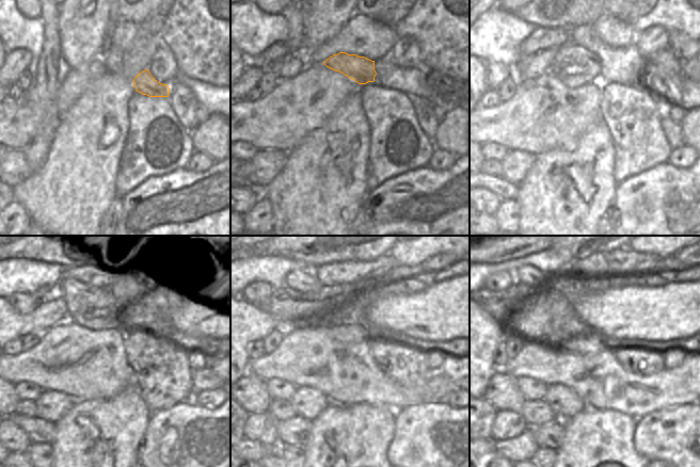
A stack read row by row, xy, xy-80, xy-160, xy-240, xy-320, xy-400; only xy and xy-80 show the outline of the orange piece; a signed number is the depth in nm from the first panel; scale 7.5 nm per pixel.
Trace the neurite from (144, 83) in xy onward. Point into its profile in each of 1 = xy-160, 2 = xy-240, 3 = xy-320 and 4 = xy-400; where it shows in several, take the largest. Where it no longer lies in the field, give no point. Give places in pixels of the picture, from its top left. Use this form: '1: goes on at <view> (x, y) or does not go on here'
1: goes on at xy-160 (575, 66)
2: goes on at xy-240 (93, 307)
3: goes on at xy-320 (337, 307)
4: goes on at xy-400 (527, 275)

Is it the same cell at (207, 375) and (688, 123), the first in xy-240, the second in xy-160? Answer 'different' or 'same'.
different

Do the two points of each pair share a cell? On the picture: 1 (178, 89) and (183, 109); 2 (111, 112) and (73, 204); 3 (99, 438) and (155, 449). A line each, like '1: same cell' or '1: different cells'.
1: same cell
2: same cell
3: different cells

